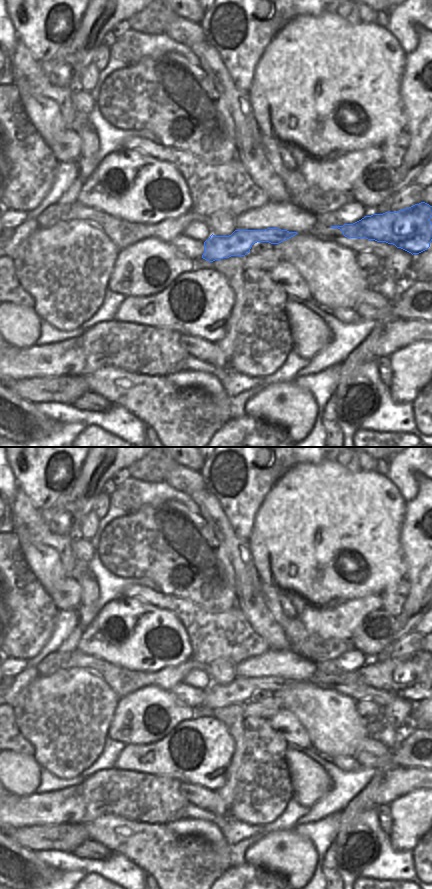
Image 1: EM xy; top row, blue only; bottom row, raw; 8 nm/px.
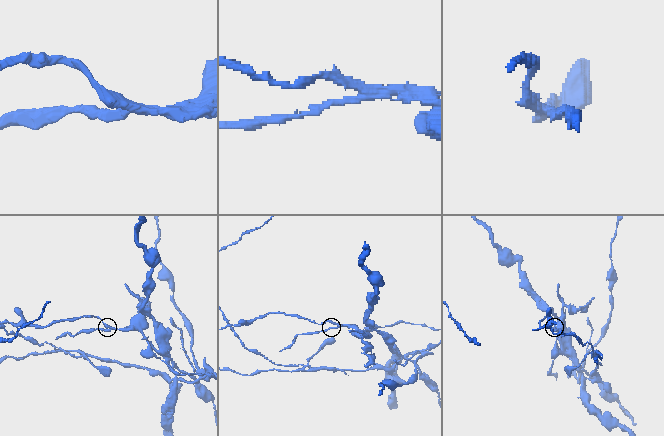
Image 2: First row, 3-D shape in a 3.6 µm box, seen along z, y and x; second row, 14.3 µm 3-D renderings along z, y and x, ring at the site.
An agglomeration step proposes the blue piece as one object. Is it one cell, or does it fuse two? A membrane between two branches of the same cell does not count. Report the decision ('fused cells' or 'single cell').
fused cells

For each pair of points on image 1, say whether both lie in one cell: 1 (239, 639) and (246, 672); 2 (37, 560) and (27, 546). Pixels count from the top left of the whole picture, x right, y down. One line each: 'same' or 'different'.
1: different
2: same

